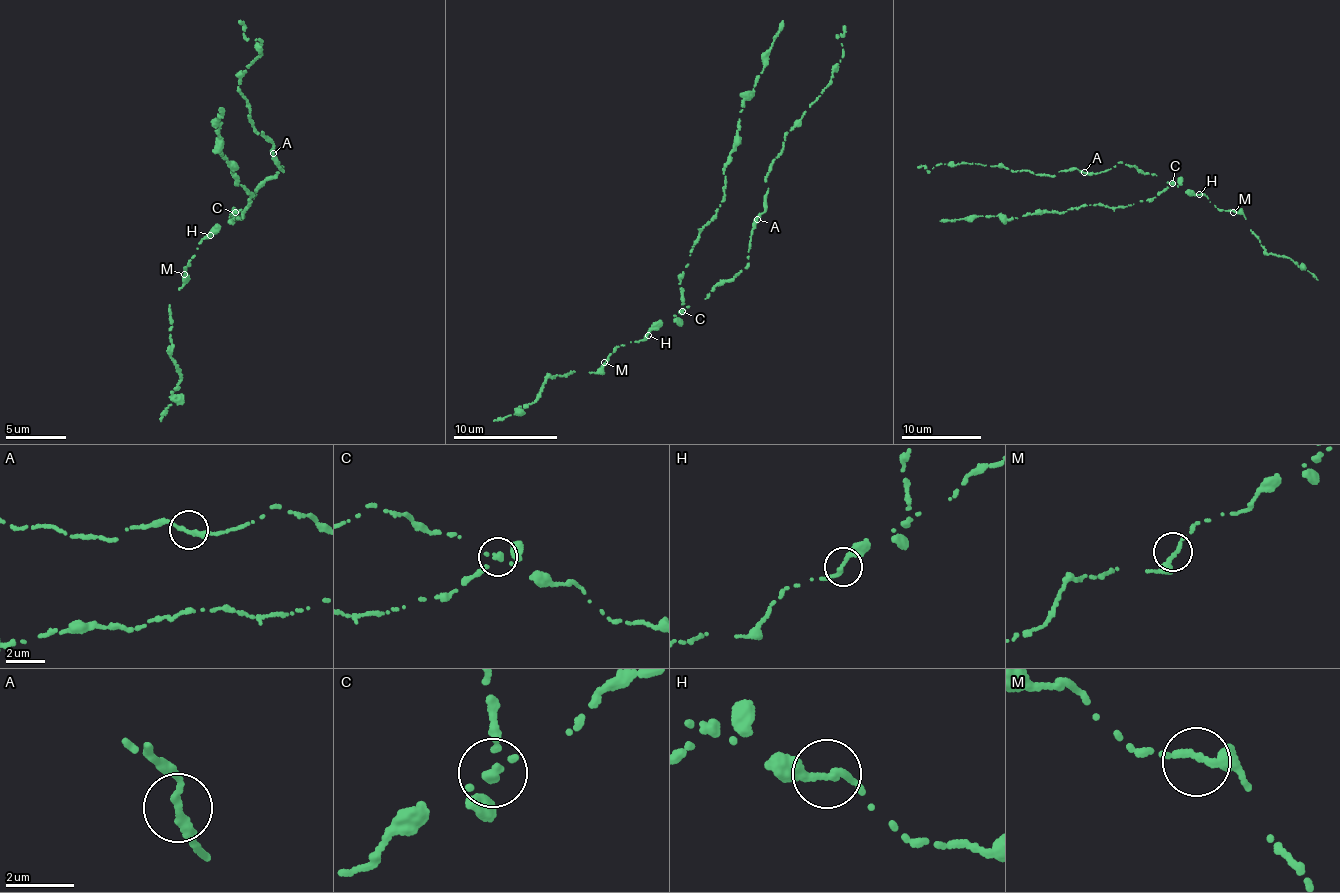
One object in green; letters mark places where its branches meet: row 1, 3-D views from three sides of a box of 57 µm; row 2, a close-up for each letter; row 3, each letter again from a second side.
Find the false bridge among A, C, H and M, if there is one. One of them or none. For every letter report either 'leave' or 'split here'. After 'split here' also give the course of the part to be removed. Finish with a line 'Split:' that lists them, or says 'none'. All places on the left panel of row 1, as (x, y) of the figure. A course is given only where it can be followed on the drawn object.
A: leave
C: split here; foreign part runs (234, 212), (231, 219), (238, 220), (252, 194), (235, 182), (222, 157), (213, 121), (220, 108)
H: leave
M: leave
Split: C

